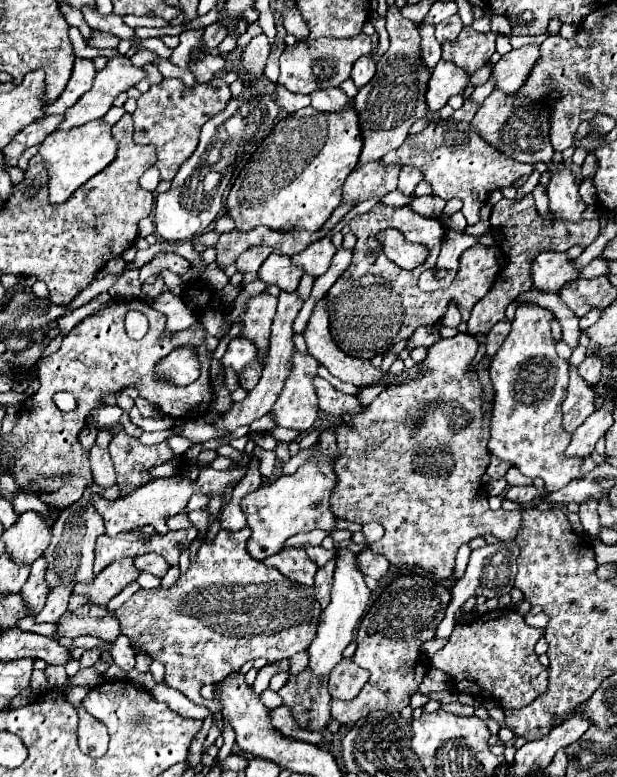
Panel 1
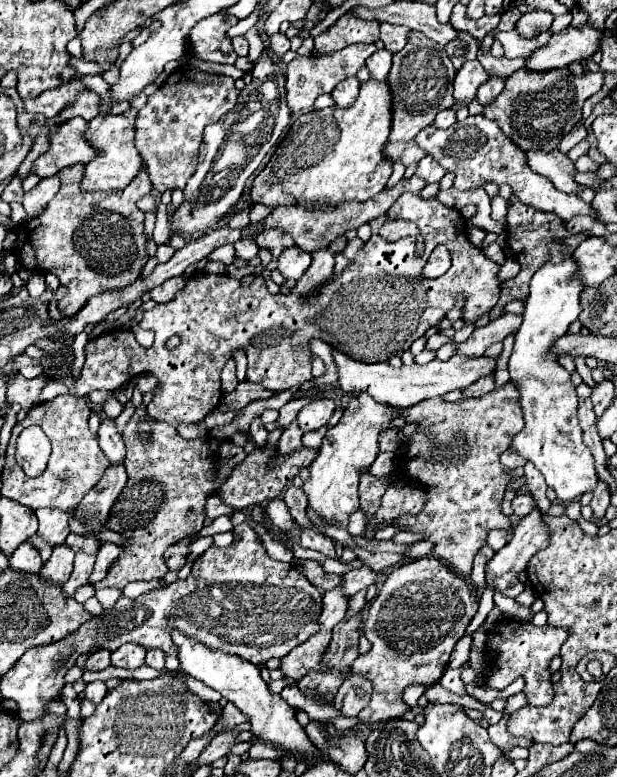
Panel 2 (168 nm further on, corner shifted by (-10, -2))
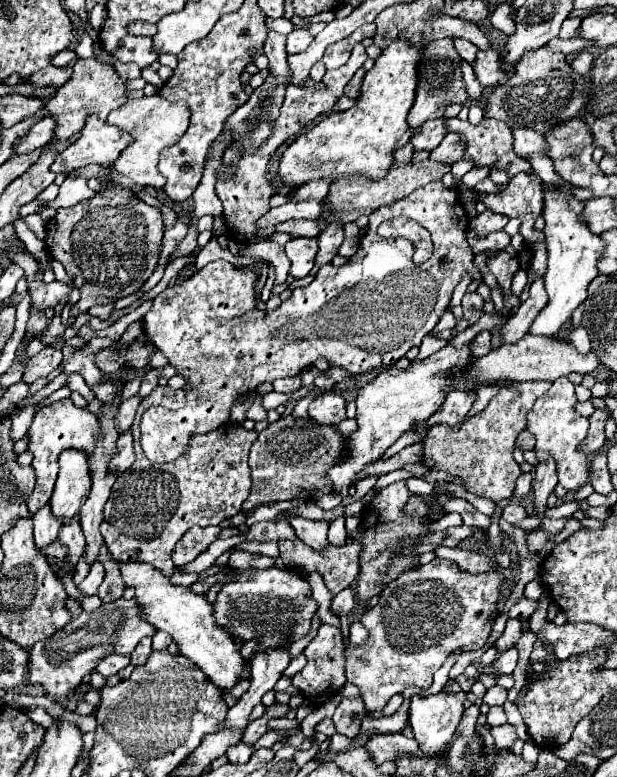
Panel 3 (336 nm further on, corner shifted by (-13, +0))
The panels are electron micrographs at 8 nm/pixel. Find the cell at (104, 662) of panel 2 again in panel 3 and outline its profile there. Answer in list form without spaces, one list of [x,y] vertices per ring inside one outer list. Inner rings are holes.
[[[110,655],[110,657],[104,657],[104,659],[98,663],[96,669],[98,669],[104,677],[110,677],[110,675],[116,675],[120,669],[124,669],[128,663],[130,663],[130,657],[128,657],[128,655]]]

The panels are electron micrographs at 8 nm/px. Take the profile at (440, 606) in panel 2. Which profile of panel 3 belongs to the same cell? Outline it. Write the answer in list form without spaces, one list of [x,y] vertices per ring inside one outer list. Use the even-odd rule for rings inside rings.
[[[432,559],[390,581],[380,593],[378,605],[360,617],[370,635],[366,645],[346,647],[346,677],[360,689],[366,709],[382,711],[392,695],[408,687],[430,687],[432,675],[454,649],[484,647],[502,579],[502,573],[472,575],[452,561]]]

